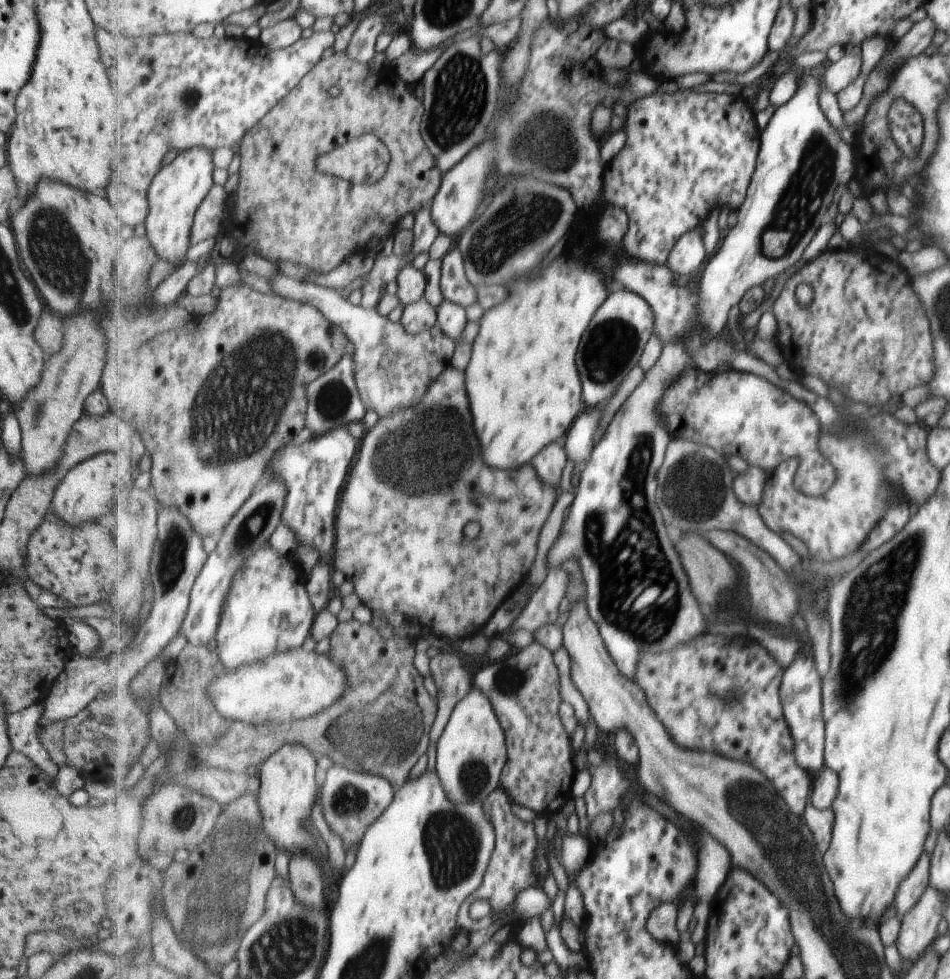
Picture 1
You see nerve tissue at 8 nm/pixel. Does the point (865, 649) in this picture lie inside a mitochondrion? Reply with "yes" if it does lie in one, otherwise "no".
yes

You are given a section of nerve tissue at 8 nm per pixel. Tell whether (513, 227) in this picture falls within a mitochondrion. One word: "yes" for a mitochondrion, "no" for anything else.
yes

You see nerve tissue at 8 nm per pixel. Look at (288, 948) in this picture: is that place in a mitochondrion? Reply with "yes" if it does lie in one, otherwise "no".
yes

